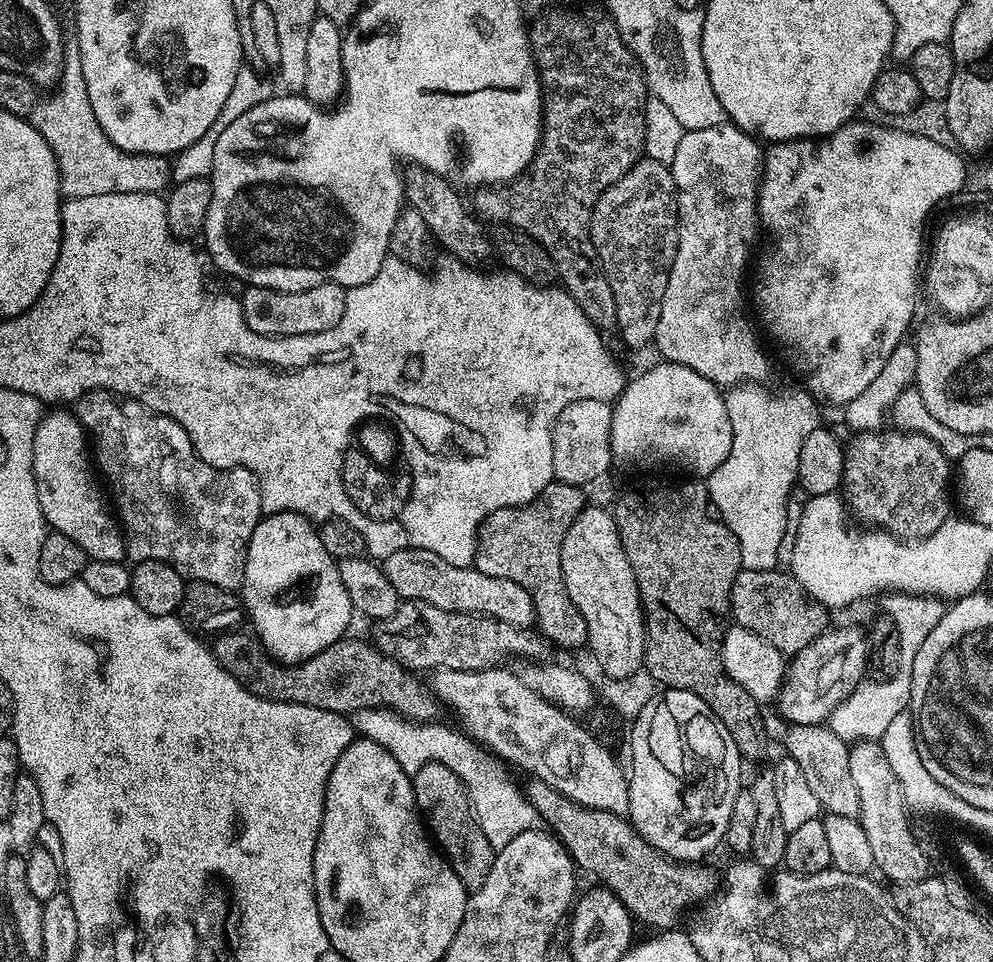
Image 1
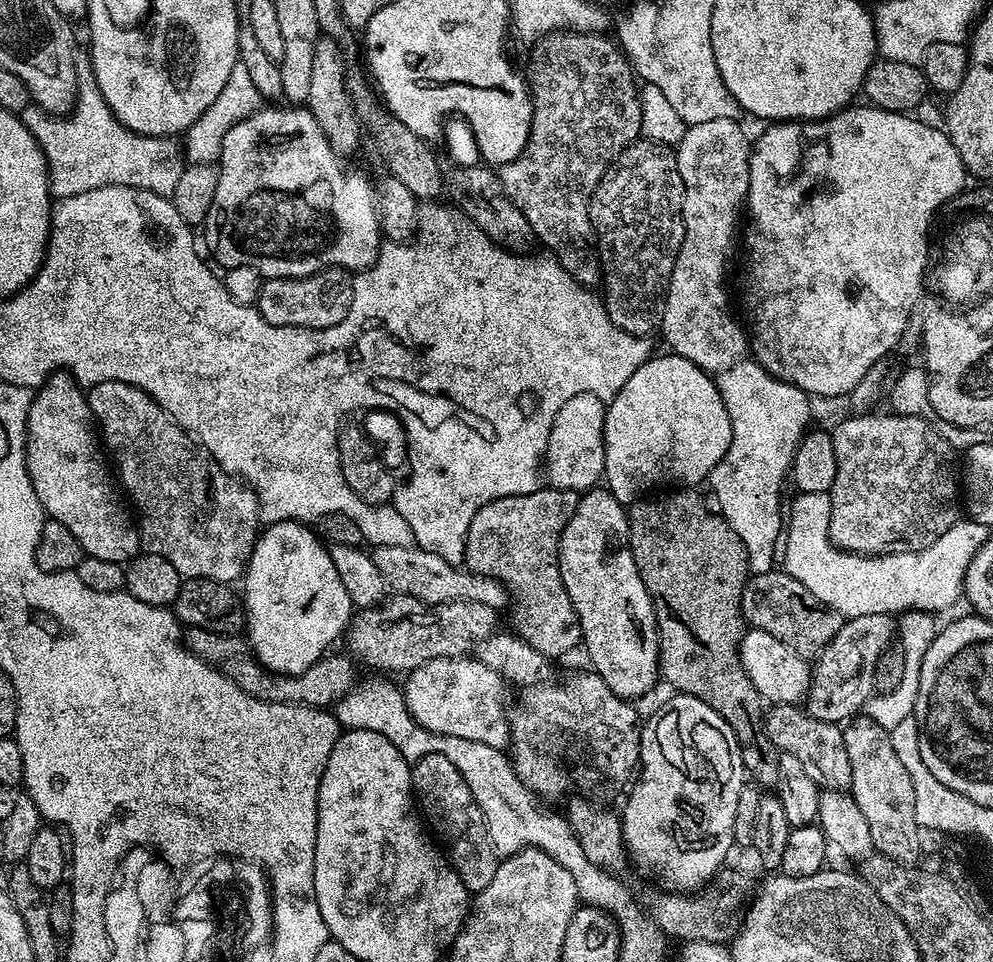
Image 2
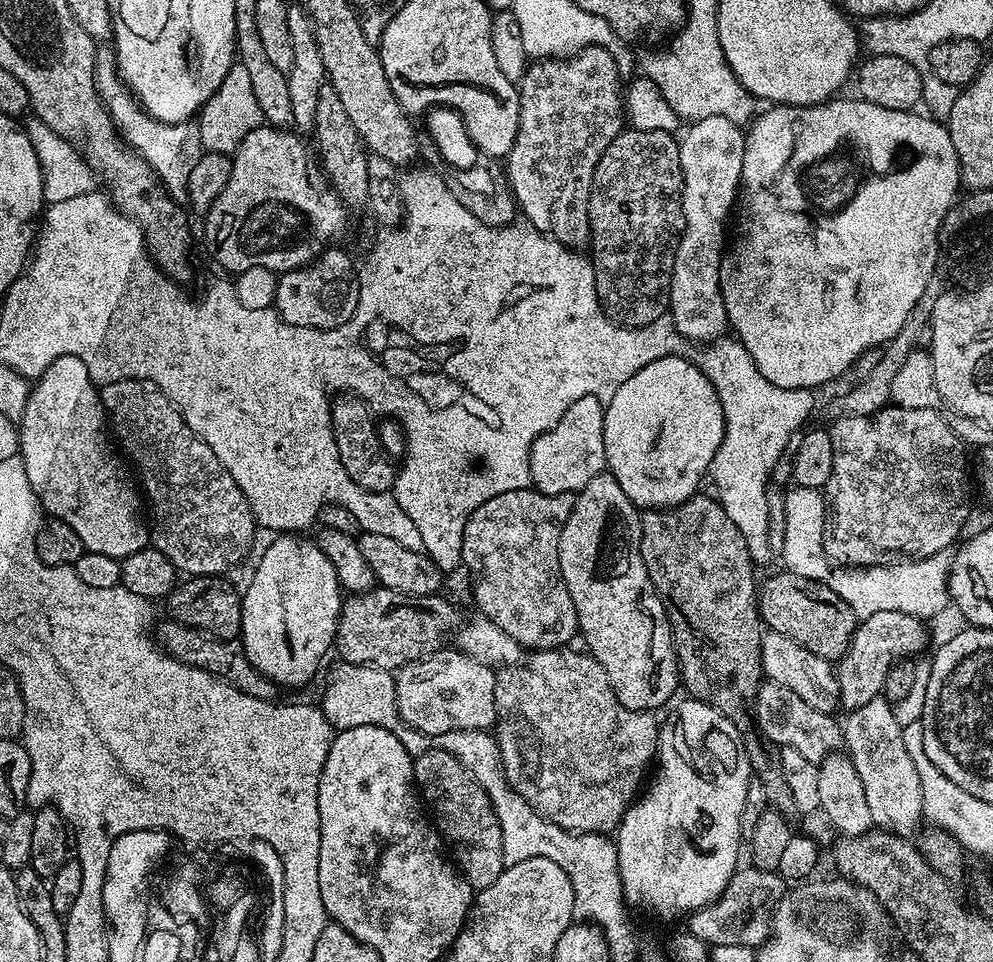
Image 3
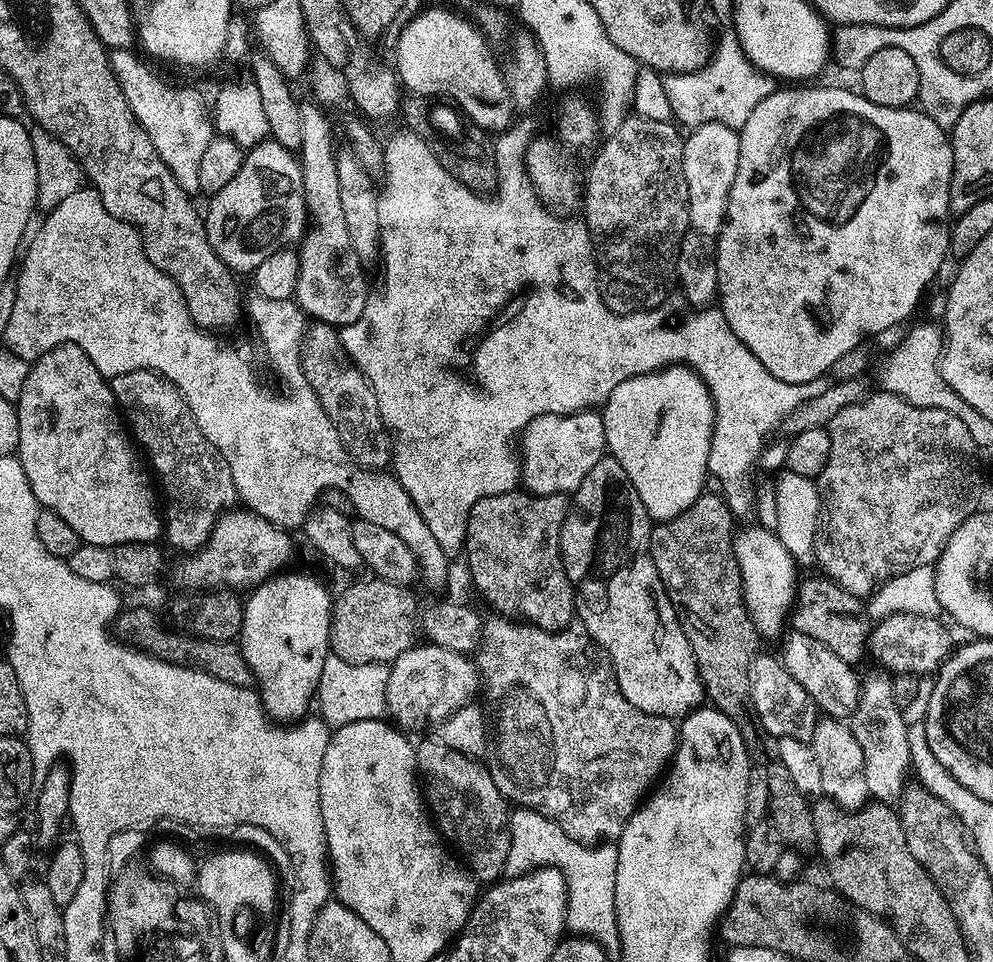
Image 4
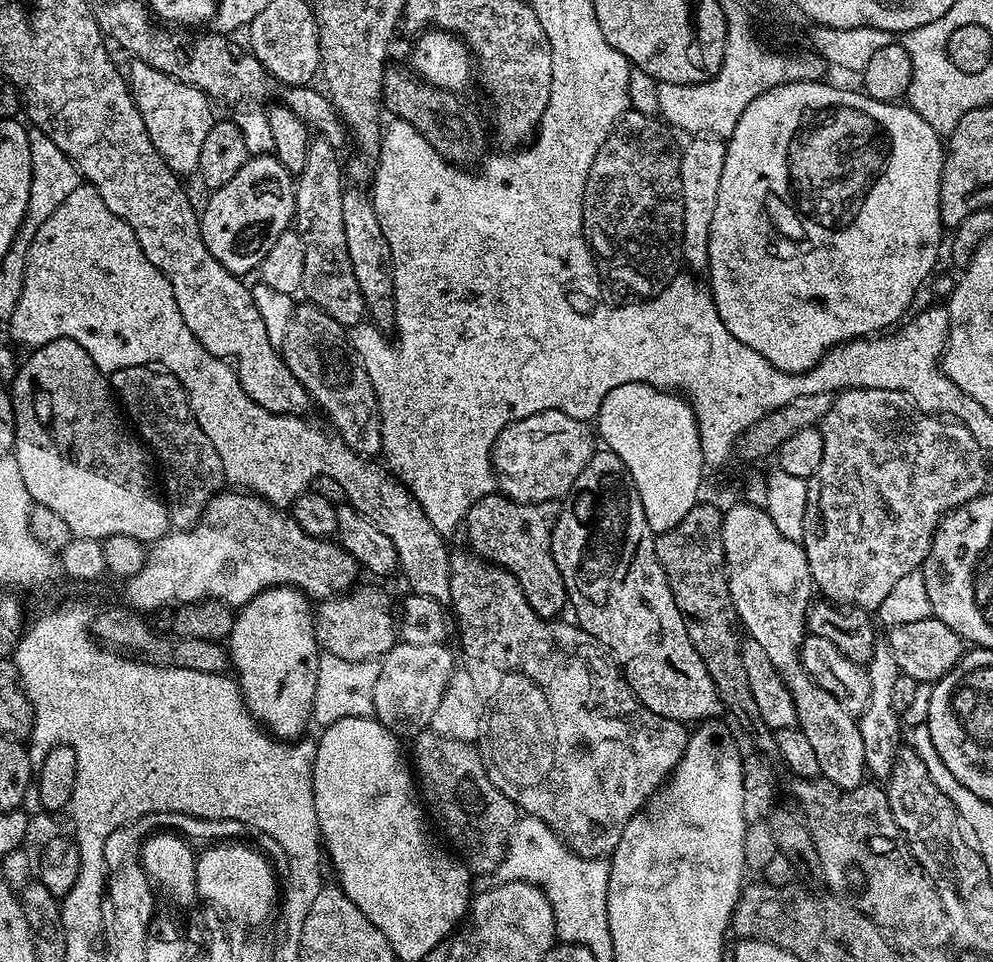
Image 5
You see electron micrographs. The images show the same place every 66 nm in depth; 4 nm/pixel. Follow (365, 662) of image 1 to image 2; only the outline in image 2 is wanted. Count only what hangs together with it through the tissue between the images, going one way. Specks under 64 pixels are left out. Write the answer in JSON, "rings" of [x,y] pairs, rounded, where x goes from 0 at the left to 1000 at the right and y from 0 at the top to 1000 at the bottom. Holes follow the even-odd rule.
{"rings":[[[189,653],[184,658],[183,664],[189,677],[203,684],[203,688],[207,688],[216,696],[220,696],[220,701],[232,705],[232,709],[236,709],[240,717],[269,732],[308,732],[311,736],[329,737],[345,727],[361,707],[360,691],[350,680],[345,680],[346,682],[327,680],[321,688],[312,692],[312,696],[299,703],[289,703],[274,699],[267,690],[262,689],[262,685],[254,678],[253,669],[245,660],[209,657],[205,653]]]}

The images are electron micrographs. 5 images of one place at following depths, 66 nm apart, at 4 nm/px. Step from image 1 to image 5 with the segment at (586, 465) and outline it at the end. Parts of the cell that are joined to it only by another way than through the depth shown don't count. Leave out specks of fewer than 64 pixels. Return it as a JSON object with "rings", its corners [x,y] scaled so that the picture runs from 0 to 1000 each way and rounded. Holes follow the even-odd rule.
{"rings":[[[561,424],[534,430],[530,435],[519,437],[517,441],[511,441],[495,462],[495,484],[502,496],[503,510],[515,520],[527,524],[541,524],[551,520],[567,521],[574,505],[578,505],[578,497],[582,497],[590,480],[594,480],[598,469],[596,453],[598,457],[597,446],[589,438],[564,428]]]}

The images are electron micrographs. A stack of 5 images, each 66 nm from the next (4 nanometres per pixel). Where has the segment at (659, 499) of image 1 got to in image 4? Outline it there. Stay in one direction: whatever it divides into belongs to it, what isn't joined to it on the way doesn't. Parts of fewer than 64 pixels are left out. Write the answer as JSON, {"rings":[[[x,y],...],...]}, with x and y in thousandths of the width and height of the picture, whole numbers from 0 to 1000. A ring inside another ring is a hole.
{"rings":[[[705,515],[699,522],[699,526],[687,530],[683,538],[664,542],[655,555],[653,575],[663,593],[663,601],[667,601],[667,609],[675,626],[681,631],[681,641],[687,651],[691,667],[695,669],[695,676],[699,680],[699,688],[703,692],[703,701],[709,714],[712,731],[727,742],[731,742],[731,746],[735,746],[735,751],[743,755],[747,763],[747,771],[753,781],[753,789],[763,799],[769,812],[773,822],[772,851],[777,853],[783,867],[788,867],[793,880],[801,881],[807,888],[821,887],[823,885],[822,864],[818,853],[815,828],[809,827],[804,817],[800,817],[792,796],[788,796],[788,792],[783,790],[783,768],[774,763],[771,755],[767,755],[759,738],[759,726],[755,726],[755,688],[763,681],[763,674],[761,674],[763,658],[753,637],[753,631],[749,628],[745,589],[737,567],[739,537],[728,515],[713,515]]]}

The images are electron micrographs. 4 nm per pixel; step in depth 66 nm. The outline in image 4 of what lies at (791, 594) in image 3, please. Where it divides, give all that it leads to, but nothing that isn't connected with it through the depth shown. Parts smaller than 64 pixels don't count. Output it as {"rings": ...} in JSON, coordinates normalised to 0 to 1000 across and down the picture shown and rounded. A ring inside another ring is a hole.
{"rings":[[[822,597],[819,603],[805,604],[801,627],[796,637],[796,649],[799,654],[840,676],[844,684],[848,684],[853,690],[865,691],[865,686],[872,680],[872,675],[876,669],[876,641],[865,627],[854,626],[850,632],[852,616],[840,604],[831,601],[829,598]]]}

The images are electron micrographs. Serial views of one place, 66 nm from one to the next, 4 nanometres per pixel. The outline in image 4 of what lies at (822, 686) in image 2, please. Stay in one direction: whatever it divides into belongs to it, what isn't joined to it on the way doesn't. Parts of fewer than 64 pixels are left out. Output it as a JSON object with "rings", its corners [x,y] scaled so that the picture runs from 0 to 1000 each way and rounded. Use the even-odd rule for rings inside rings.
{"rings":[[[900,638],[890,644],[881,646],[876,657],[876,682],[895,700],[898,699],[936,699],[947,698],[951,687],[960,677],[961,668],[955,657],[946,649],[943,640],[928,638]]]}

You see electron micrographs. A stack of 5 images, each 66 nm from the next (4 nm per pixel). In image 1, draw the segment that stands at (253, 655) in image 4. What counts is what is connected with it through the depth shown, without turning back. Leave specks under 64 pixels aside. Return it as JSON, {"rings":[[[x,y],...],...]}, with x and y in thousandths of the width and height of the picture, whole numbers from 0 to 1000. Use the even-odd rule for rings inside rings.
{"rings":[[[271,532],[256,547],[256,555],[250,564],[250,575],[248,576],[248,593],[246,594],[246,610],[244,612],[244,627],[248,633],[249,643],[254,644],[253,656],[259,665],[266,670],[271,682],[276,686],[281,686],[283,690],[303,690],[306,686],[316,684],[324,676],[328,676],[336,667],[347,664],[350,652],[354,649],[356,633],[352,626],[352,617],[348,617],[348,609],[344,609],[344,597],[340,583],[328,574],[324,568],[324,561],[319,553],[319,546],[308,537],[302,536],[299,532]]]}

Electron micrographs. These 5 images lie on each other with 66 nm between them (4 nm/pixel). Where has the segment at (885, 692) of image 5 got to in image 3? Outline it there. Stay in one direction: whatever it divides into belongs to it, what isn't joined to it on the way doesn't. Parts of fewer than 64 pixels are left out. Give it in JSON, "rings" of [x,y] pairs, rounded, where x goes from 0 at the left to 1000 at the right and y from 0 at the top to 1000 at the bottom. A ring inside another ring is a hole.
{"rings":[[[889,722],[881,723],[870,734],[864,734],[853,741],[848,748],[848,773],[853,786],[860,792],[860,800],[864,800],[864,809],[868,811],[868,825],[872,825],[872,838],[876,838],[876,850],[883,862],[899,865],[901,869],[918,871],[923,868],[922,860],[931,848],[931,831],[928,830],[928,813],[924,809],[924,800],[920,800],[920,792],[912,781],[908,764],[908,754],[902,746],[897,731],[890,729]]]}

